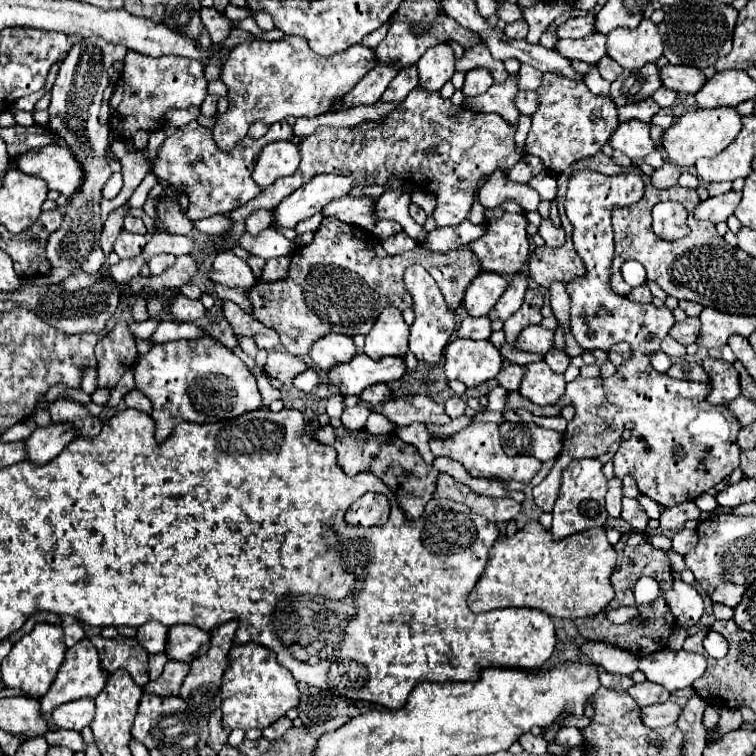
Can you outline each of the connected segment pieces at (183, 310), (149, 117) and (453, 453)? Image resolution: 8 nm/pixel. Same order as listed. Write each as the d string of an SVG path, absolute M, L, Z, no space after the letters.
M178 295L178 297L174 297L174 301L170 305L170 313L178 321L198 321L198 319L204 319L208 311L200 301L192 301L184 295Z
M128 51L124 59L124 71L120 81L114 87L110 99L110 127L118 139L126 141L138 131L156 131L160 129L160 119L172 109L186 109L190 105L200 105L206 97L204 65L188 57L146 57L136 51Z
M472 423L470 427L462 429L460 433L448 437L448 439L430 439L430 449L436 457L450 457L458 463L464 465L464 469L472 477L486 477L486 479L500 479L500 481L522 481L528 483L538 471L540 471L540 461L534 457L508 457L502 451L500 445L500 435L498 435L498 425L496 423Z

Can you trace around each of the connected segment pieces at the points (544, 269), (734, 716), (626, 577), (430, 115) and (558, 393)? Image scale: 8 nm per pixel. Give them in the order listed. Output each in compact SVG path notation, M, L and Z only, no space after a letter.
M564 205L560 211L560 221L566 231L566 243L562 247L548 247L548 245L536 247L530 255L530 263L528 263L530 277L542 287L550 287L556 281L570 283L586 275L586 265L578 257L572 243L572 225L566 217Z
M723 707L719 721L719 731L718 734L712 735L707 744L714 742L722 737L722 735L740 728L743 723L742 715L738 709L730 709L728 707Z
M632 533L626 541L620 565L612 571L612 585L616 597L608 603L604 611L616 607L636 607L632 589L642 575L656 579L662 591L672 587L672 569L670 569L668 553L654 549L652 543L646 539L646 535Z
M416 87L394 111L378 119L372 129L318 127L312 135L300 141L302 161L296 173L282 177L276 185L264 189L262 195L248 201L244 209L234 209L228 215L232 227L216 241L216 245L220 251L230 251L236 247L246 233L246 217L258 209L272 211L284 197L288 197L288 193L294 193L300 185L320 173L348 175L356 181L356 185L364 185L364 181L386 185L390 179L418 185L418 179L422 177L426 179L426 189L436 197L436 225L458 225L468 217L478 179L484 173L490 175L496 167L512 167L526 155L516 151L514 131L516 129L512 129L512 125L508 125L502 117L456 107L450 99L442 99L440 93L426 95Z
M536 361L526 365L526 373L518 391L538 405L552 405L564 395L564 387L564 375L558 375L548 369L544 361Z

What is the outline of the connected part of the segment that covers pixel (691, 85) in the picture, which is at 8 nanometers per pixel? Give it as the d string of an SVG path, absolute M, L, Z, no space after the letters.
M666 65L660 69L660 77L662 77L662 85L666 89L678 91L678 93L686 93L686 95L694 95L698 93L698 89L706 83L706 75L690 65Z

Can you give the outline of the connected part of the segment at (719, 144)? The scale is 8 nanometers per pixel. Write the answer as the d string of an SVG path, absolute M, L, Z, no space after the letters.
M720 107L720 109L694 109L678 117L674 125L670 125L660 139L660 149L666 151L668 159L676 167L692 167L702 157L714 157L724 151L730 141L742 129L740 115L734 107Z

